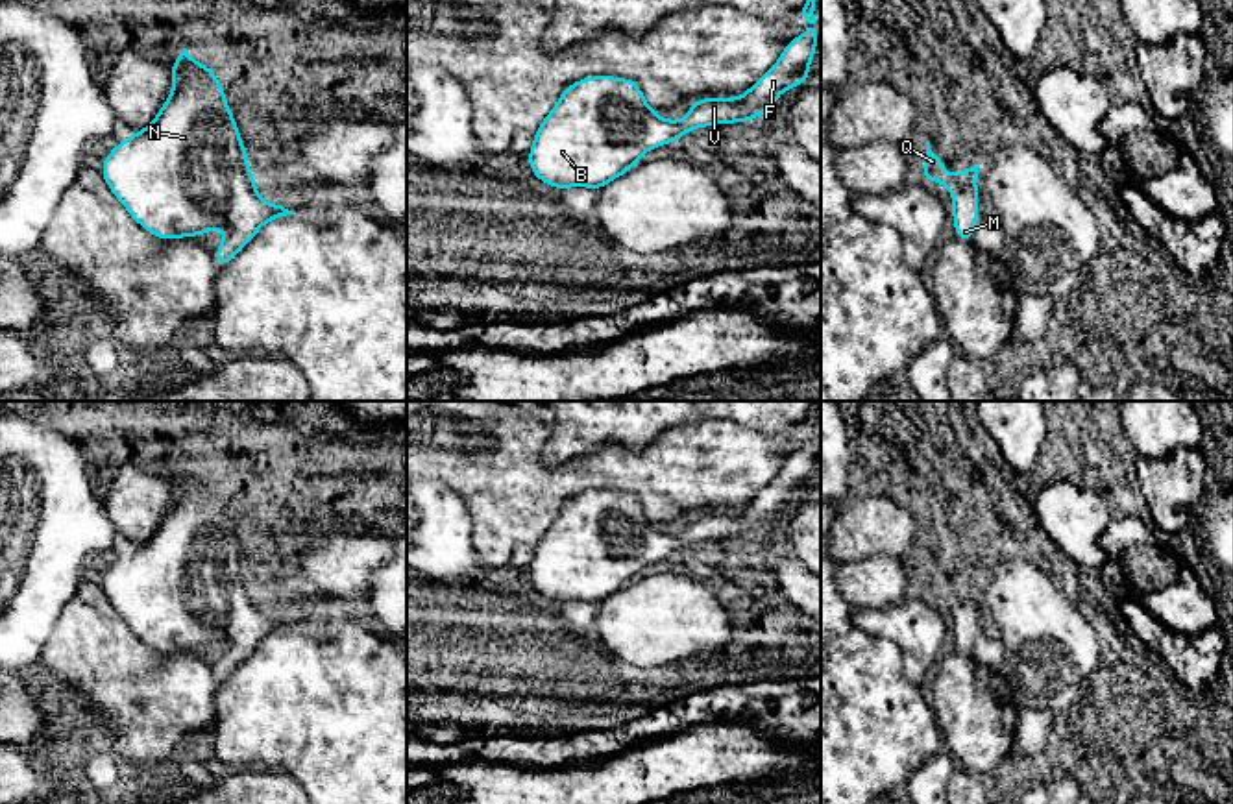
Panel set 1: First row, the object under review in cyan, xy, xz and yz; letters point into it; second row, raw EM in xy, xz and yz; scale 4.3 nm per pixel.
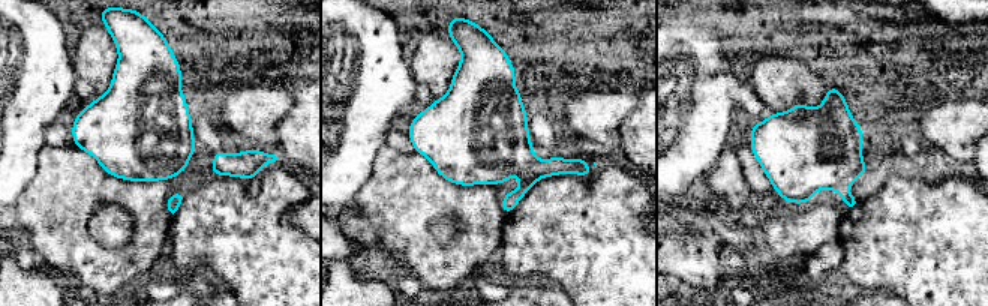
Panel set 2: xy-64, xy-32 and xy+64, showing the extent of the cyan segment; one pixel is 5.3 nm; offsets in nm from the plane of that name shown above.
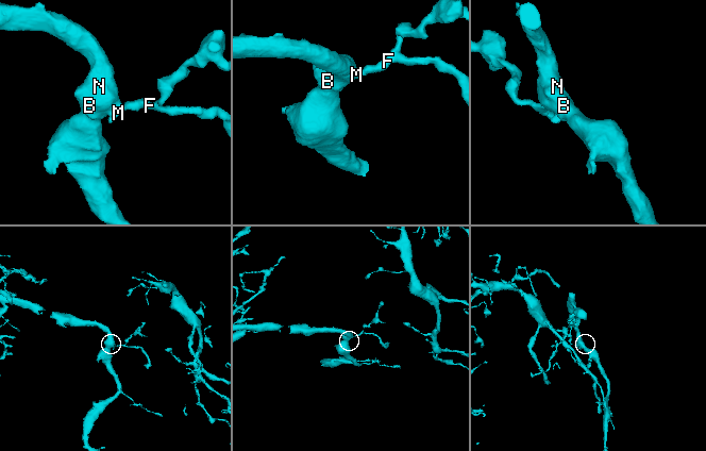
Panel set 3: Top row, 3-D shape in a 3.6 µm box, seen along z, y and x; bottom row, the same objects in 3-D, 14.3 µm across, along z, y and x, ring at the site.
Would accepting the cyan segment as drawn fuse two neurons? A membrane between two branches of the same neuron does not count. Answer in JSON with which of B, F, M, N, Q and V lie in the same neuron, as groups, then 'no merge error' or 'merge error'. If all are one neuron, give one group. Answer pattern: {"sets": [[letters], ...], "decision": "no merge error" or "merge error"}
{"sets": [["B", "F", "M", "N", "Q", "V"]], "decision": "no merge error"}

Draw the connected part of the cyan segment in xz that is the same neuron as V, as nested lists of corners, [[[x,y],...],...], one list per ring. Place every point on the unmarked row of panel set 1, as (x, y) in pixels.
[[[815,405],[802,421],[812,440],[786,458],[778,475],[747,506],[691,516],[682,534],[660,532],[647,519],[640,499],[627,492],[590,490],[568,499],[534,545],[531,586],[556,604],[599,604],[636,580],[645,566],[675,558],[684,547],[712,538],[745,538],[771,527],[786,503],[795,503],[815,488],[806,484],[817,468],[813,425]]]

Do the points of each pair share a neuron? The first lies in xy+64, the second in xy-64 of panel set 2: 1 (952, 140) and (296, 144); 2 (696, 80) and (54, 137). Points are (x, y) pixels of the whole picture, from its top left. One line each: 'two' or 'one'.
1: two
2: two

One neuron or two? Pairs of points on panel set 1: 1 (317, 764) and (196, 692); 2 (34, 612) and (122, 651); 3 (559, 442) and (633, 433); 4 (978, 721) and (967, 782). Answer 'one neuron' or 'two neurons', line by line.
1: two neurons
2: two neurons
3: one neuron
4: two neurons

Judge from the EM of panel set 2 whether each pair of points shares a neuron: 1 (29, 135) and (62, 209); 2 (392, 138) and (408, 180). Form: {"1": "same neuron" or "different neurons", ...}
{"1": "different neurons", "2": "different neurons"}

